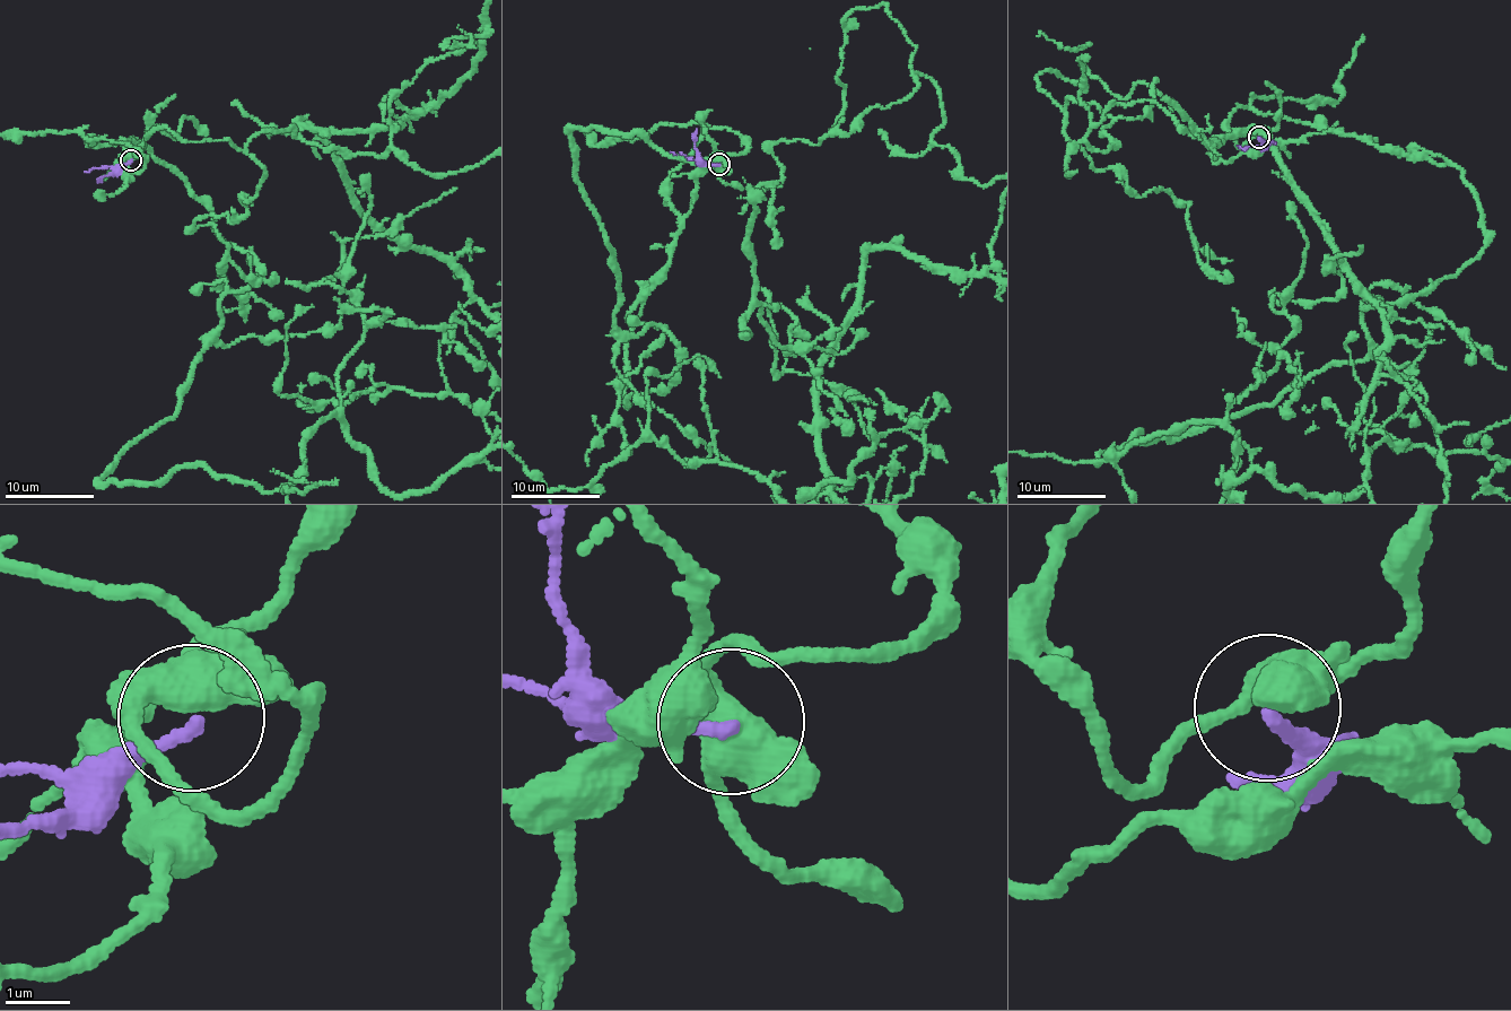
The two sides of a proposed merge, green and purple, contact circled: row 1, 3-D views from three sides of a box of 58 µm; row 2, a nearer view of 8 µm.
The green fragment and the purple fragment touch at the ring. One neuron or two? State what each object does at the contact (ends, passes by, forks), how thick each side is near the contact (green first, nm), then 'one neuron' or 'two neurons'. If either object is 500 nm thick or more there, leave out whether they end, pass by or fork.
green forks; purple ends; calibres 440 and 200 nm; two neurons

